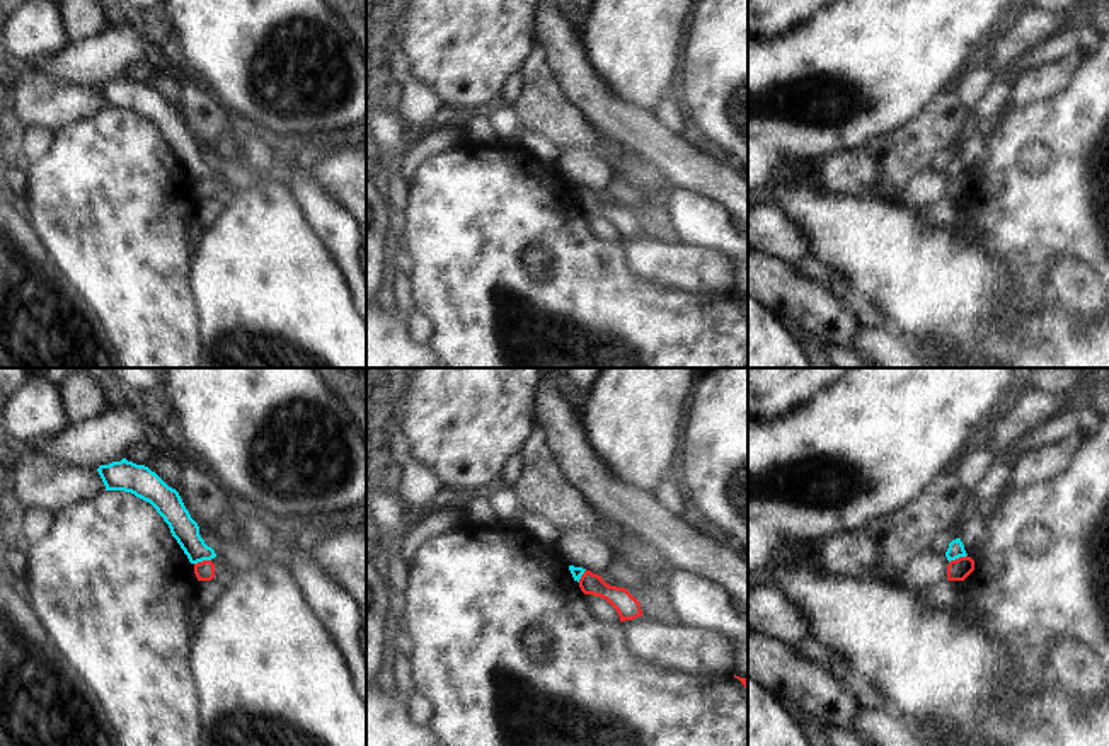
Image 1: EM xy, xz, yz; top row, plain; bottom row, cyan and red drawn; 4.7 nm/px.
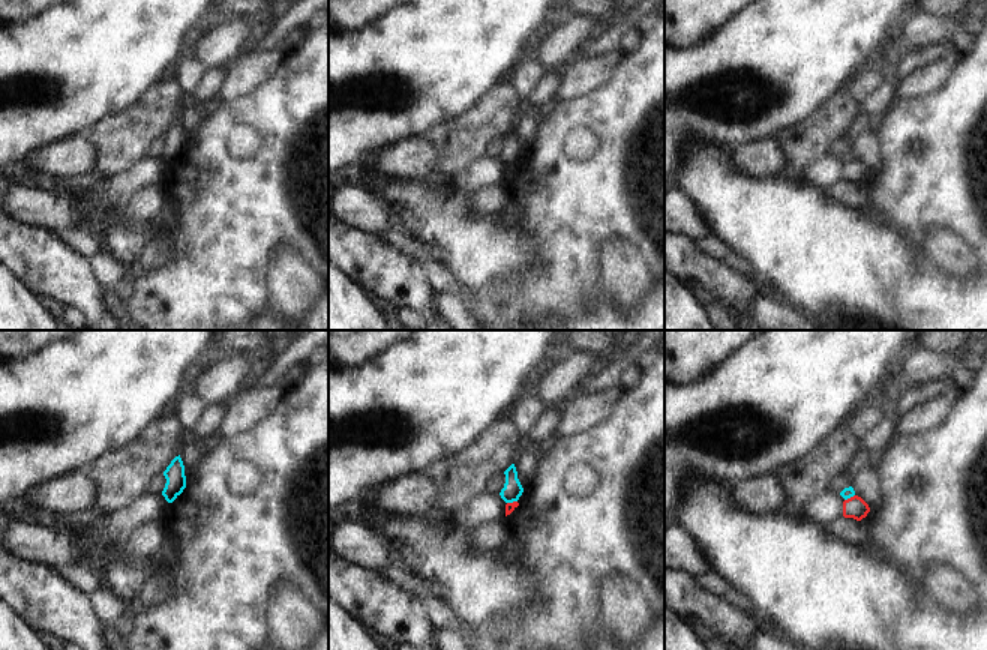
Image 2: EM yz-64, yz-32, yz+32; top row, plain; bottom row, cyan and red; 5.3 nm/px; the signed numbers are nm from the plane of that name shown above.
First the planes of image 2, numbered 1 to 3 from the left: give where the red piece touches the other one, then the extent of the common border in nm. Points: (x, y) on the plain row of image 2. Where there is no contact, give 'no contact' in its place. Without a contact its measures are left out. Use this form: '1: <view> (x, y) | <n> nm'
1: no contact
2: yz-32 (512, 165) | 60 nm
3: yz+32 (849, 161) | 70 nm

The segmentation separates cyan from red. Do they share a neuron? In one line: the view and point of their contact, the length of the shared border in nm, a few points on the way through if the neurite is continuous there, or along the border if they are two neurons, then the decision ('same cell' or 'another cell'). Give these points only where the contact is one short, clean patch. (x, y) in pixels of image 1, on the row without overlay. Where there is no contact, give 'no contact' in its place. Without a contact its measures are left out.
meets cyan in yz at (958, 176); contact 100 nm long; border along yz (966, 172), (949, 181); another cell

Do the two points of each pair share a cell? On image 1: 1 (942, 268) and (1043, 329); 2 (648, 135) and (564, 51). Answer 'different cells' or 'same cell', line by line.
1: same cell
2: same cell

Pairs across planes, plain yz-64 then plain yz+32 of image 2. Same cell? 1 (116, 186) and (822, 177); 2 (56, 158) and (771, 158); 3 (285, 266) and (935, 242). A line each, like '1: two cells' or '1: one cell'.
1: one cell
2: one cell
3: one cell

